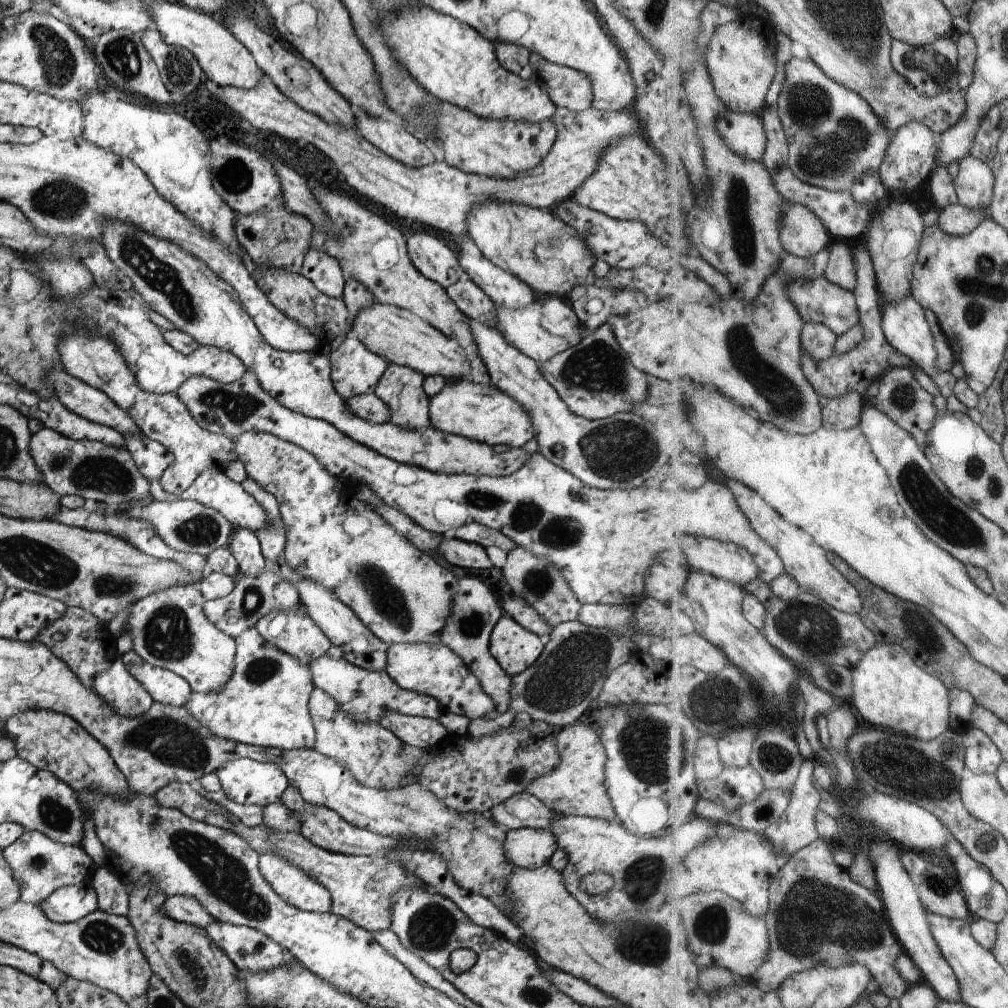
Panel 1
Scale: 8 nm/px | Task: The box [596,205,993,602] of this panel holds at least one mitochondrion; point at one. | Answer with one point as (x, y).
(951, 524)

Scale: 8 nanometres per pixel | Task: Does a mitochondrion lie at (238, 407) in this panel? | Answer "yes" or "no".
yes

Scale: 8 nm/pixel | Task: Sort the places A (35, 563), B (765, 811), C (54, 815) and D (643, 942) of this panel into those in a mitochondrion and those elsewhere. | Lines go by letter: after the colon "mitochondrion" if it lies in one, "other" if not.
A: mitochondrion
B: mitochondrion
C: mitochondrion
D: mitochondrion

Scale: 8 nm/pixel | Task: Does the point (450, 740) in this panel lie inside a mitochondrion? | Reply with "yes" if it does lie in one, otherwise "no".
no

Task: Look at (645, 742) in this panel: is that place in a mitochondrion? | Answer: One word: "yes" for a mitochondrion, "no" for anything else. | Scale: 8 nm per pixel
yes

